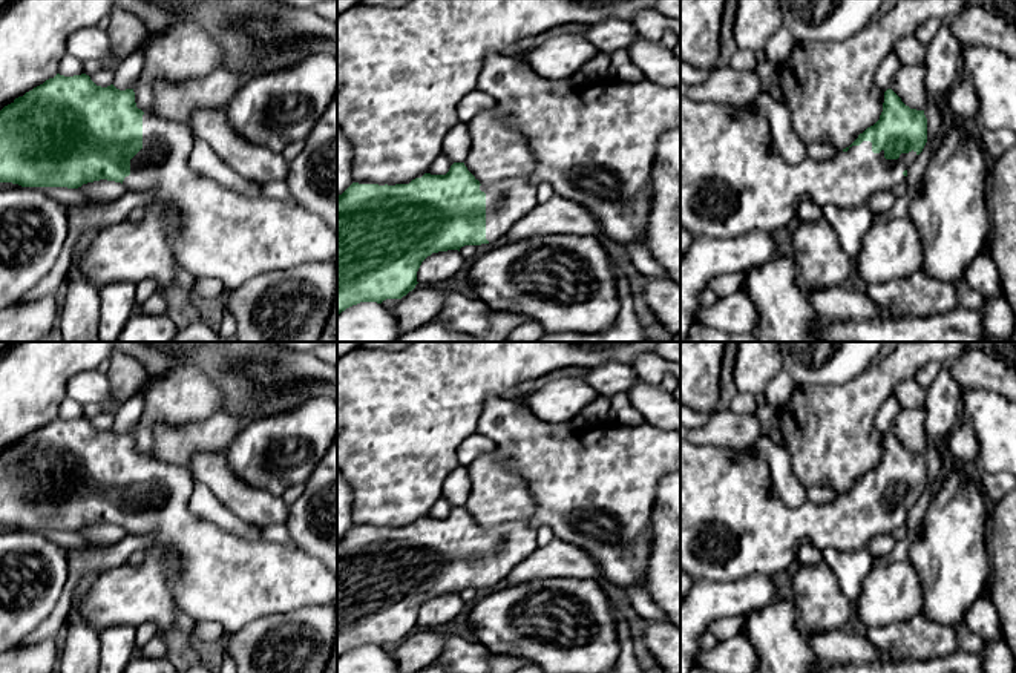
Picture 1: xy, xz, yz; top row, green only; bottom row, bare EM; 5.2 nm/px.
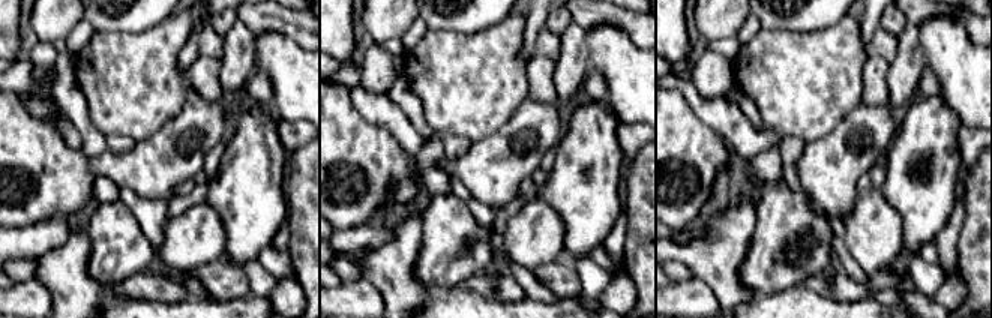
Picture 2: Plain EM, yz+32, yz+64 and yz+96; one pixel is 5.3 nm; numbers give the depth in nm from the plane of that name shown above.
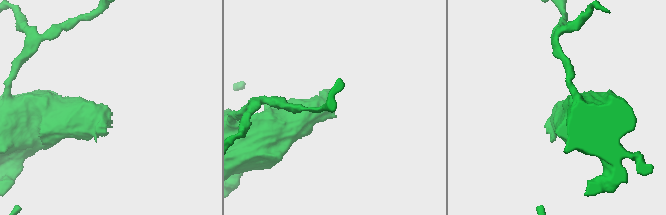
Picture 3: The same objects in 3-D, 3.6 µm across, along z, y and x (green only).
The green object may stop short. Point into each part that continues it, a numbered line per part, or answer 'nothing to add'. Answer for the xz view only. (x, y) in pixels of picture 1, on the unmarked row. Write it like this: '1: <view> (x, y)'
1: xz (402, 416)

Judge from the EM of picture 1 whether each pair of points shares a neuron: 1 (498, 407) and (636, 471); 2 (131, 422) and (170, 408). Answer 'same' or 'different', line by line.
1: same
2: different

